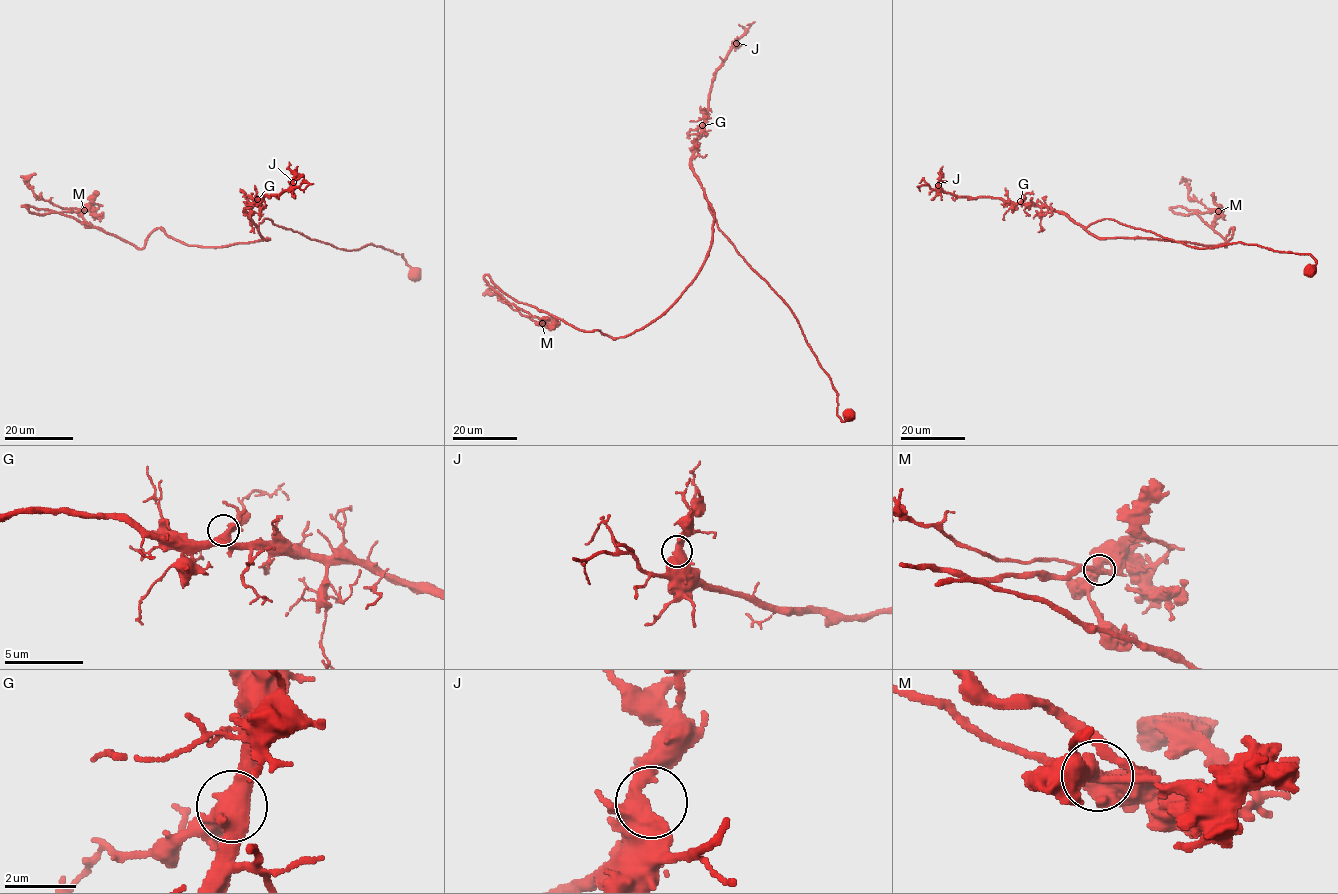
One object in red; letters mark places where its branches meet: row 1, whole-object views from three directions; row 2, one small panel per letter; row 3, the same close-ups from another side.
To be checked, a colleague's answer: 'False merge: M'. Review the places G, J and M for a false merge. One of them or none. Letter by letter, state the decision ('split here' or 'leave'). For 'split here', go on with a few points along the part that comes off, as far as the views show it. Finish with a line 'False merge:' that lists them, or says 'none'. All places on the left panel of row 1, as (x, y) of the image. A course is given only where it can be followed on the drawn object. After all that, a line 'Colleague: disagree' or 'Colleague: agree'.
G: leave
J: leave
M: split here; foreign part runs (84, 210), (63, 209), (38, 197), (25, 179), (36, 174)
False merge: M
Colleague: agree

